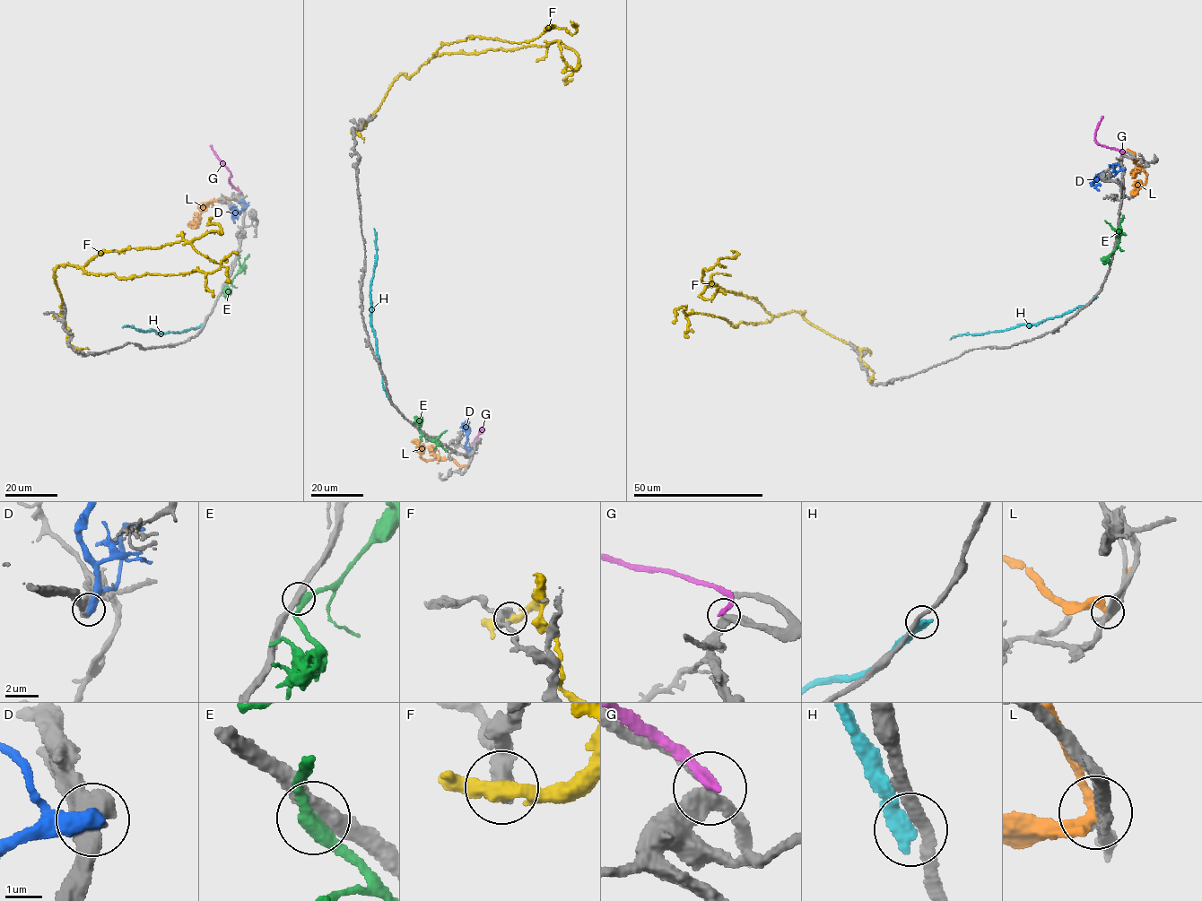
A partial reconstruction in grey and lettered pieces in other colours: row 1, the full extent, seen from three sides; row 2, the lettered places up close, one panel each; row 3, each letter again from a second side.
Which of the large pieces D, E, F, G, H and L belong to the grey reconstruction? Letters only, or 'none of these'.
none of these

